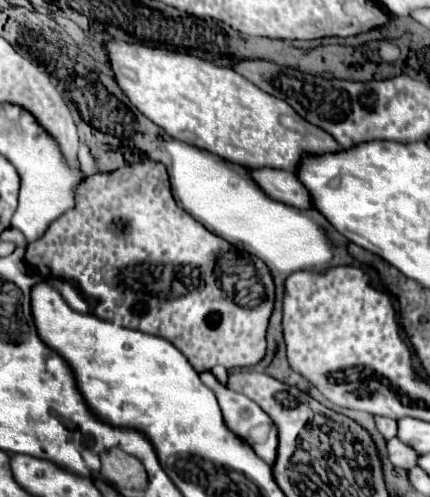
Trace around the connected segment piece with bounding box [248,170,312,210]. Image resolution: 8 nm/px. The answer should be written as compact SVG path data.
M248 170L252 180L278 202L284 202L294 208L312 208L308 190L300 184L298 176L288 170Z

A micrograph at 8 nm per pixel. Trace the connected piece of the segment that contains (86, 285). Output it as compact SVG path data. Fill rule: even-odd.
M138 162L108 174L82 178L74 190L76 206L54 220L42 238L26 248L26 262L40 276L76 282L80 292L94 300L94 316L118 326L140 330L172 342L198 374L216 364L230 368L254 366L266 352L266 328L274 306L274 282L268 266L208 232L186 214L172 198L168 174L160 162ZM220 312L220 324L212 326L208 316Z

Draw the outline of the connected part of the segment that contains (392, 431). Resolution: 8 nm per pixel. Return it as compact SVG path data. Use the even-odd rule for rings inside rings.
M374 416L374 422L376 422L378 432L380 432L386 440L390 440L390 438L396 436L396 422L394 422L394 420L384 418L384 416Z

